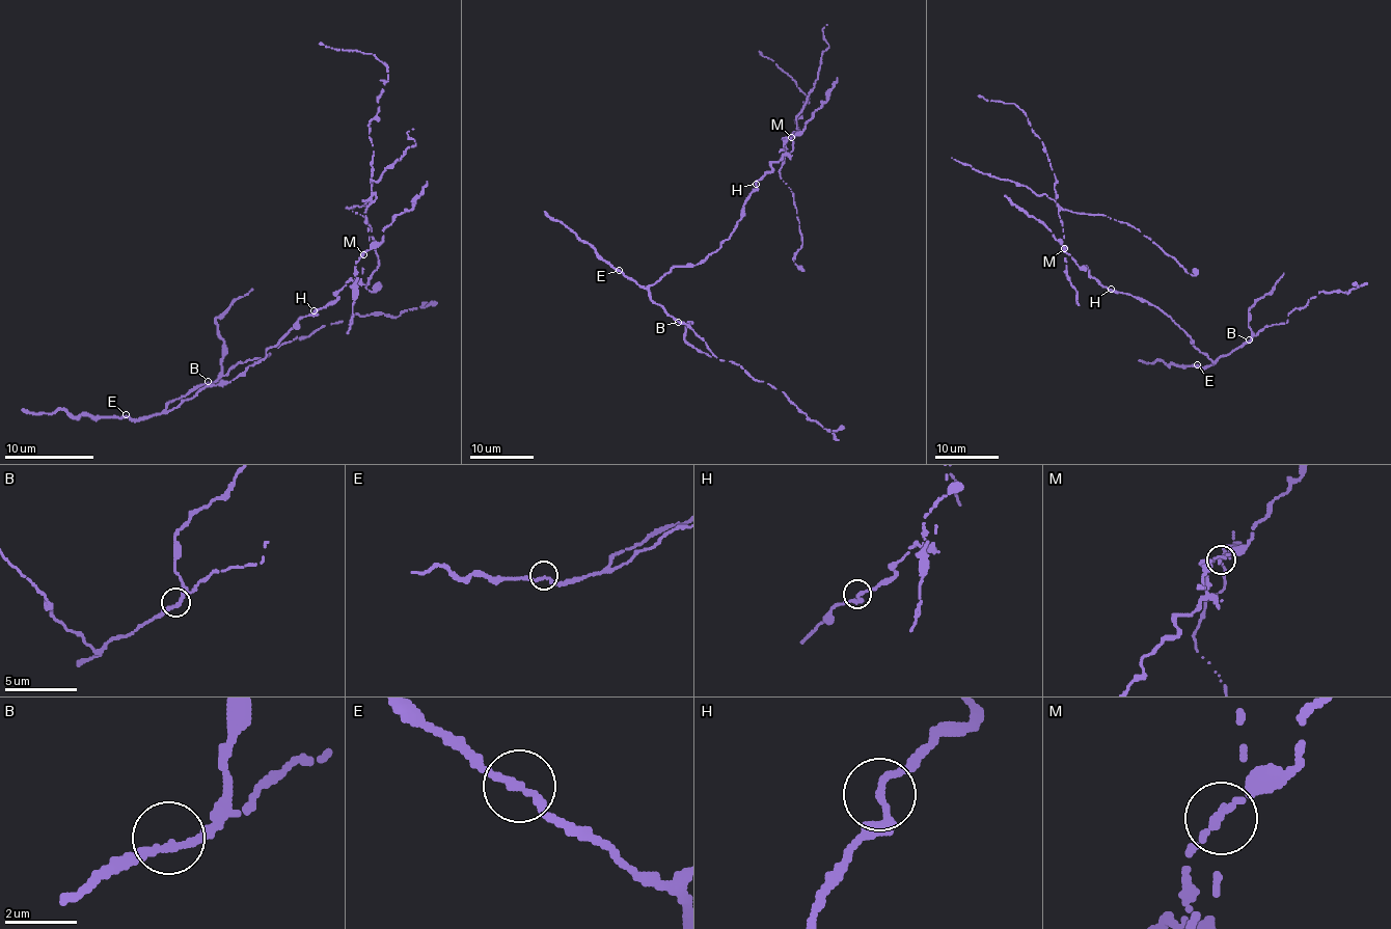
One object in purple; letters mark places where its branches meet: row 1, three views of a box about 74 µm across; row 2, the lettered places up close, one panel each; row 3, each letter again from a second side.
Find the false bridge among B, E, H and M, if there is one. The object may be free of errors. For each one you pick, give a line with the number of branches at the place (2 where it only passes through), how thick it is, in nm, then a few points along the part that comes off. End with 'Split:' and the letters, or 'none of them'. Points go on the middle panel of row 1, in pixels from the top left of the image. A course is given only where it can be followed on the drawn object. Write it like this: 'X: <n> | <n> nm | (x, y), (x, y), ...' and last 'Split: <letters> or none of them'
M: 2 | 200 nm | (791, 137), (800, 131), (795, 119), (801, 116), (809, 99), (759, 51)
Split: M

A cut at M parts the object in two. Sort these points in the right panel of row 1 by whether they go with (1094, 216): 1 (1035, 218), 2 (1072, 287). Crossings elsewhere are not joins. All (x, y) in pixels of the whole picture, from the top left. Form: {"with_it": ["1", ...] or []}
{"with_it": ["2"]}

